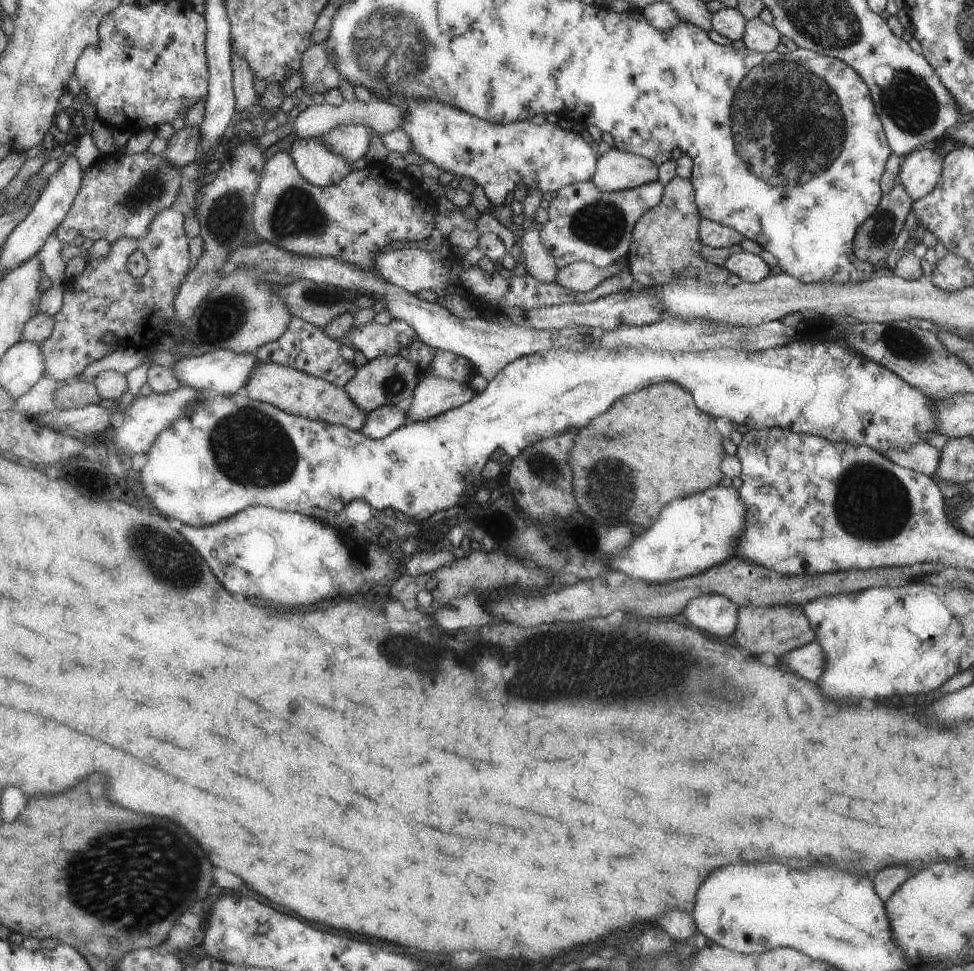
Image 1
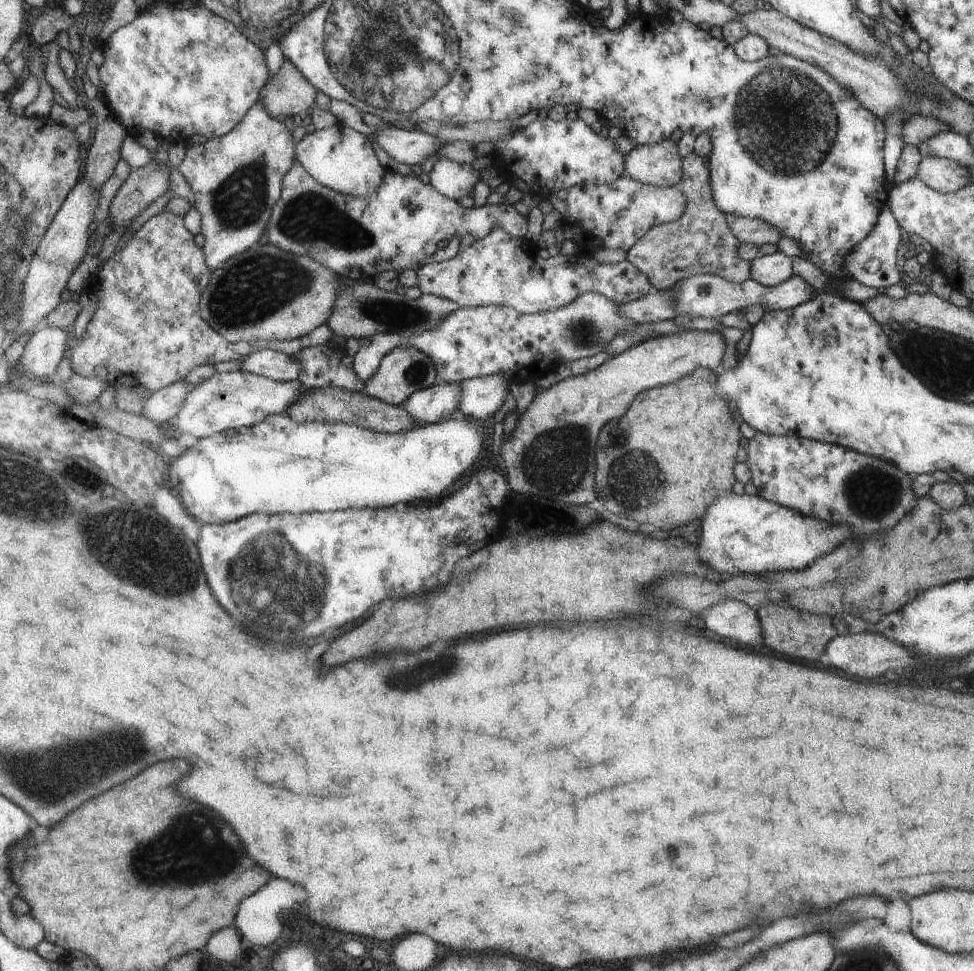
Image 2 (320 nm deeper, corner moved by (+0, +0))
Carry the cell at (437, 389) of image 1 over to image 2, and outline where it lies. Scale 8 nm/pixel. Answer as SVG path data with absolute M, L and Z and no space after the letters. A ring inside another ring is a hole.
M499 374L461 380L456 414L491 420L507 396L509 382Z

